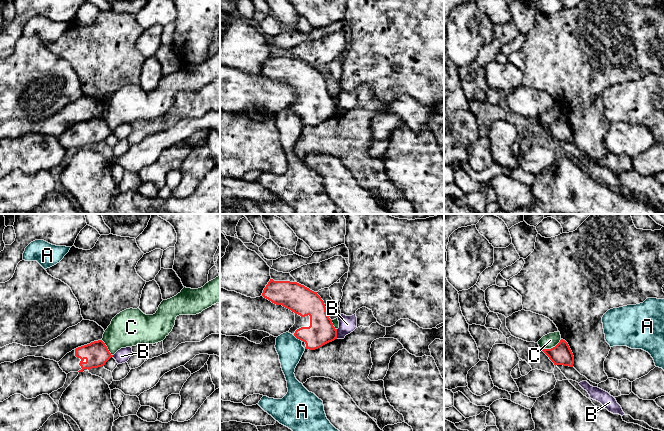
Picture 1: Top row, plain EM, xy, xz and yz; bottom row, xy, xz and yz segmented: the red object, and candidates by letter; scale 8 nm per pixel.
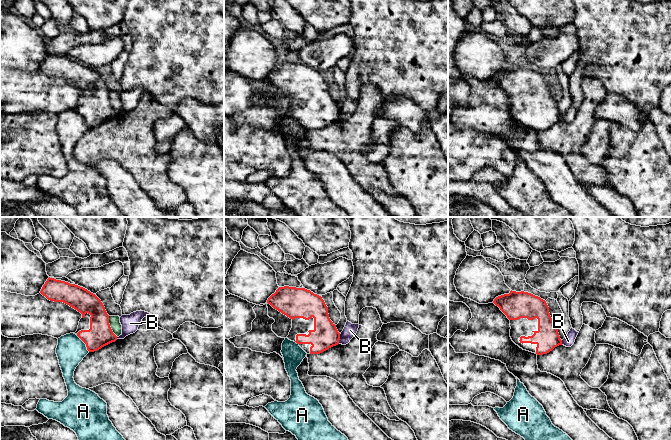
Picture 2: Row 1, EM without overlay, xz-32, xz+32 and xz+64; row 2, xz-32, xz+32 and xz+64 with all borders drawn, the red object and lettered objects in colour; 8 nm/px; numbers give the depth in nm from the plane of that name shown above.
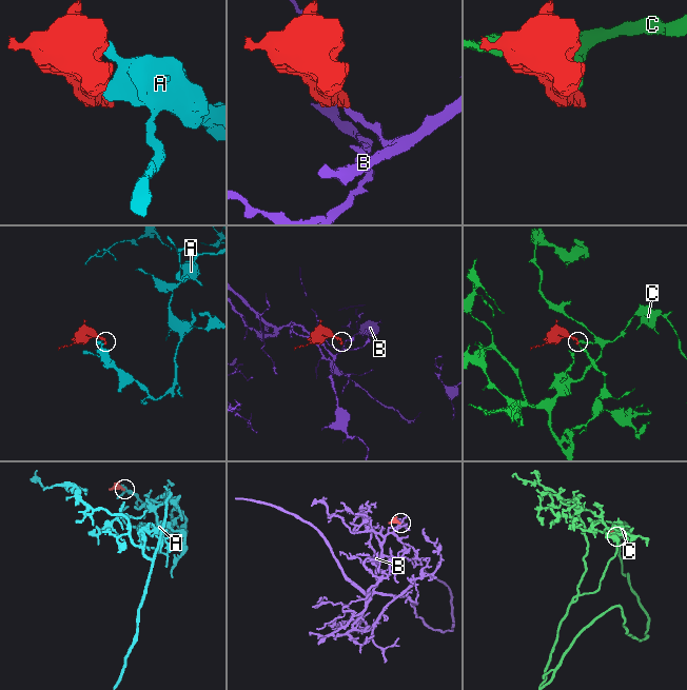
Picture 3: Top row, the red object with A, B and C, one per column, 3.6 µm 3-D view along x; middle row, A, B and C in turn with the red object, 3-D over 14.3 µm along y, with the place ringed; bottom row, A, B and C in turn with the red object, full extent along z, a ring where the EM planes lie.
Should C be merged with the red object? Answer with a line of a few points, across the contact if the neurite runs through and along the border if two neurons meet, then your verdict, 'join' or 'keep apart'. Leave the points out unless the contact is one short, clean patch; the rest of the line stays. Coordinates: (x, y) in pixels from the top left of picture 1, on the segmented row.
line yz (561, 339), (554, 346), (542, 349); keep apart

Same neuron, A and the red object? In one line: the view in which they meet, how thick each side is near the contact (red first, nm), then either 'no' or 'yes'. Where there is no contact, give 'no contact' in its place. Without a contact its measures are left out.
meets red in xz; 220 nm thick on the red side, 200 nm on the other; no

